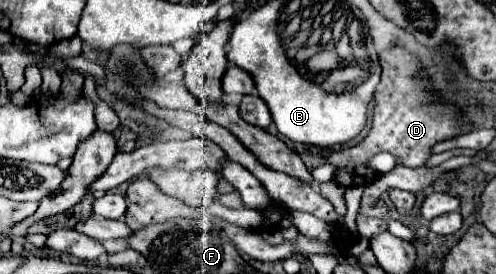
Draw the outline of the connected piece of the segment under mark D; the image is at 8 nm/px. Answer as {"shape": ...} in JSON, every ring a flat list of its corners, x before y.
{"shape":[[396,46,392,50,386,50,380,54,380,66,382,66,382,80,376,88,376,110,374,110,374,122,370,134,352,148,332,152,326,162,336,166,336,182,342,186,358,186,364,182,370,182,376,178,372,170,366,168,366,160,378,152,390,152,402,160,404,166,424,166,424,162,432,156,432,146,442,140,450,140,456,134,470,132,468,126,462,126,454,118,452,106,432,104,432,86,428,80,428,74,424,72,424,66,420,60]]}

